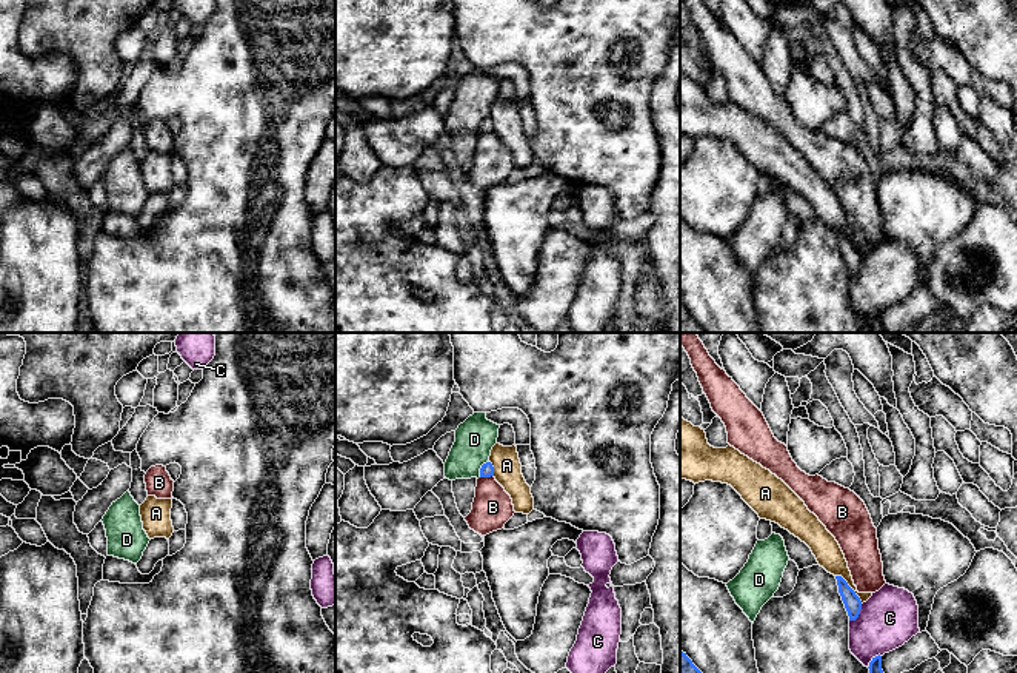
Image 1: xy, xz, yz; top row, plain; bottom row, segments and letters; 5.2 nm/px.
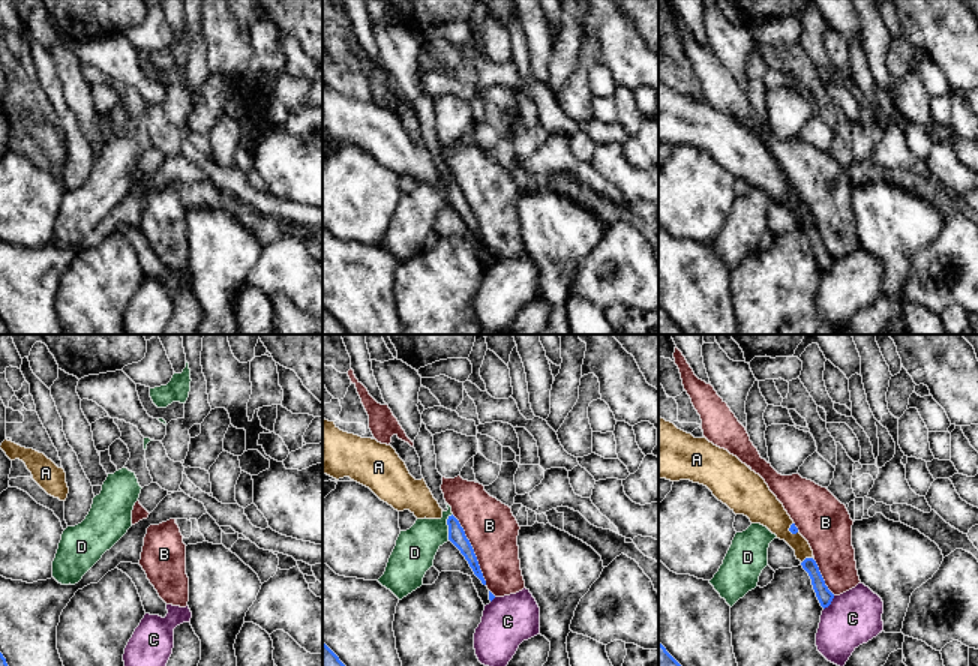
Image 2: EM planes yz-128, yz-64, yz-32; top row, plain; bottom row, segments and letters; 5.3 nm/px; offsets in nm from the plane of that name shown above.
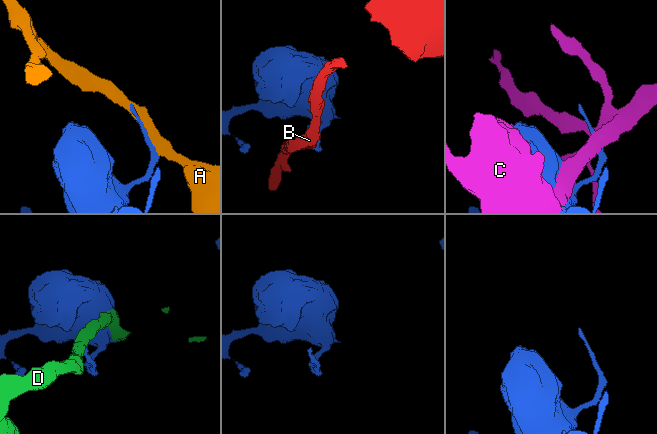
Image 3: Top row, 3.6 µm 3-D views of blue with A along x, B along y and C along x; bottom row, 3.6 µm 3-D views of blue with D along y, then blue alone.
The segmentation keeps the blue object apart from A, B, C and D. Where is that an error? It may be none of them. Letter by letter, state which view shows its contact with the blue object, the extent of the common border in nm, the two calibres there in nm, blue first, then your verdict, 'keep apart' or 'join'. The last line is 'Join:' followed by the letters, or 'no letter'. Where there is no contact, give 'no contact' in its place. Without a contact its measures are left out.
A: contact in yz; length 200 nm; calibres 90 and 140 nm; keep apart
B: contact in xz; length 70 nm; calibres 70 and 220 nm; keep apart
C: contact in yz; length 120 nm; calibres 90 and 300 nm; keep apart
D: contact in xz; length 100 nm; calibres 70 and 200 nm; keep apart
Join: no letter

